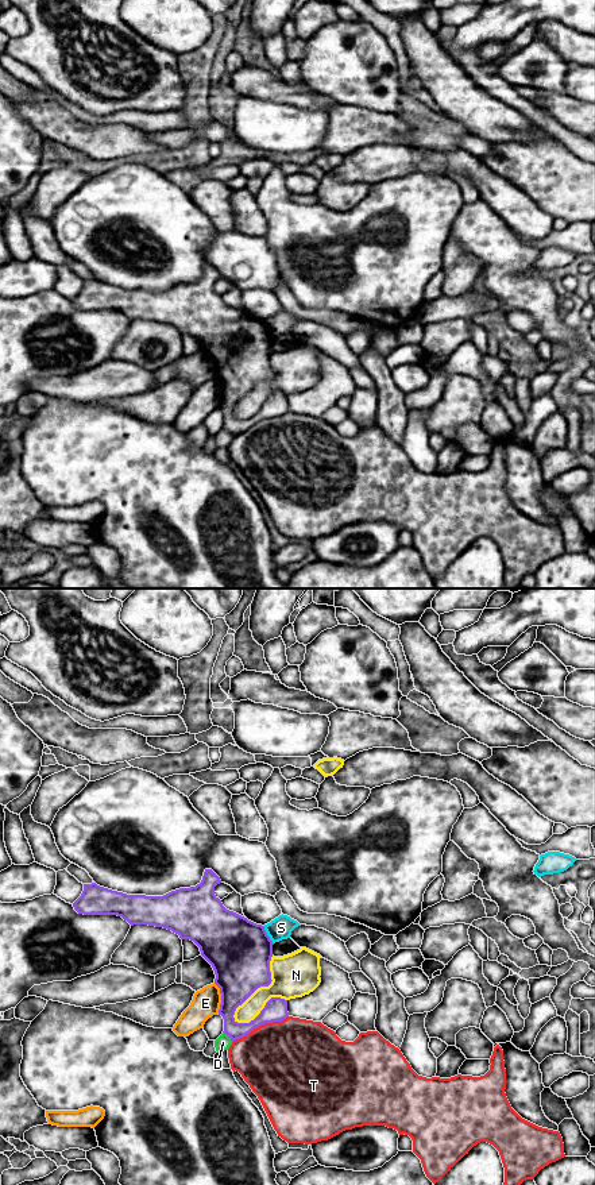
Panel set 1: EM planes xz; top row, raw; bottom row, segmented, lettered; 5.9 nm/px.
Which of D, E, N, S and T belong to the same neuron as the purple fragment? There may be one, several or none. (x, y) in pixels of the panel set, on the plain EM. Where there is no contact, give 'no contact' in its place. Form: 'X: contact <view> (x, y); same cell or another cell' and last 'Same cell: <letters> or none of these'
D: contact xz (228, 431); another cell
E: contact xz (221, 393); another cell
N: contact xz (259, 382); another cell
S: contact xz (267, 331); another cell
T: contact xz (259, 420); another cell
Same cell: none of these

